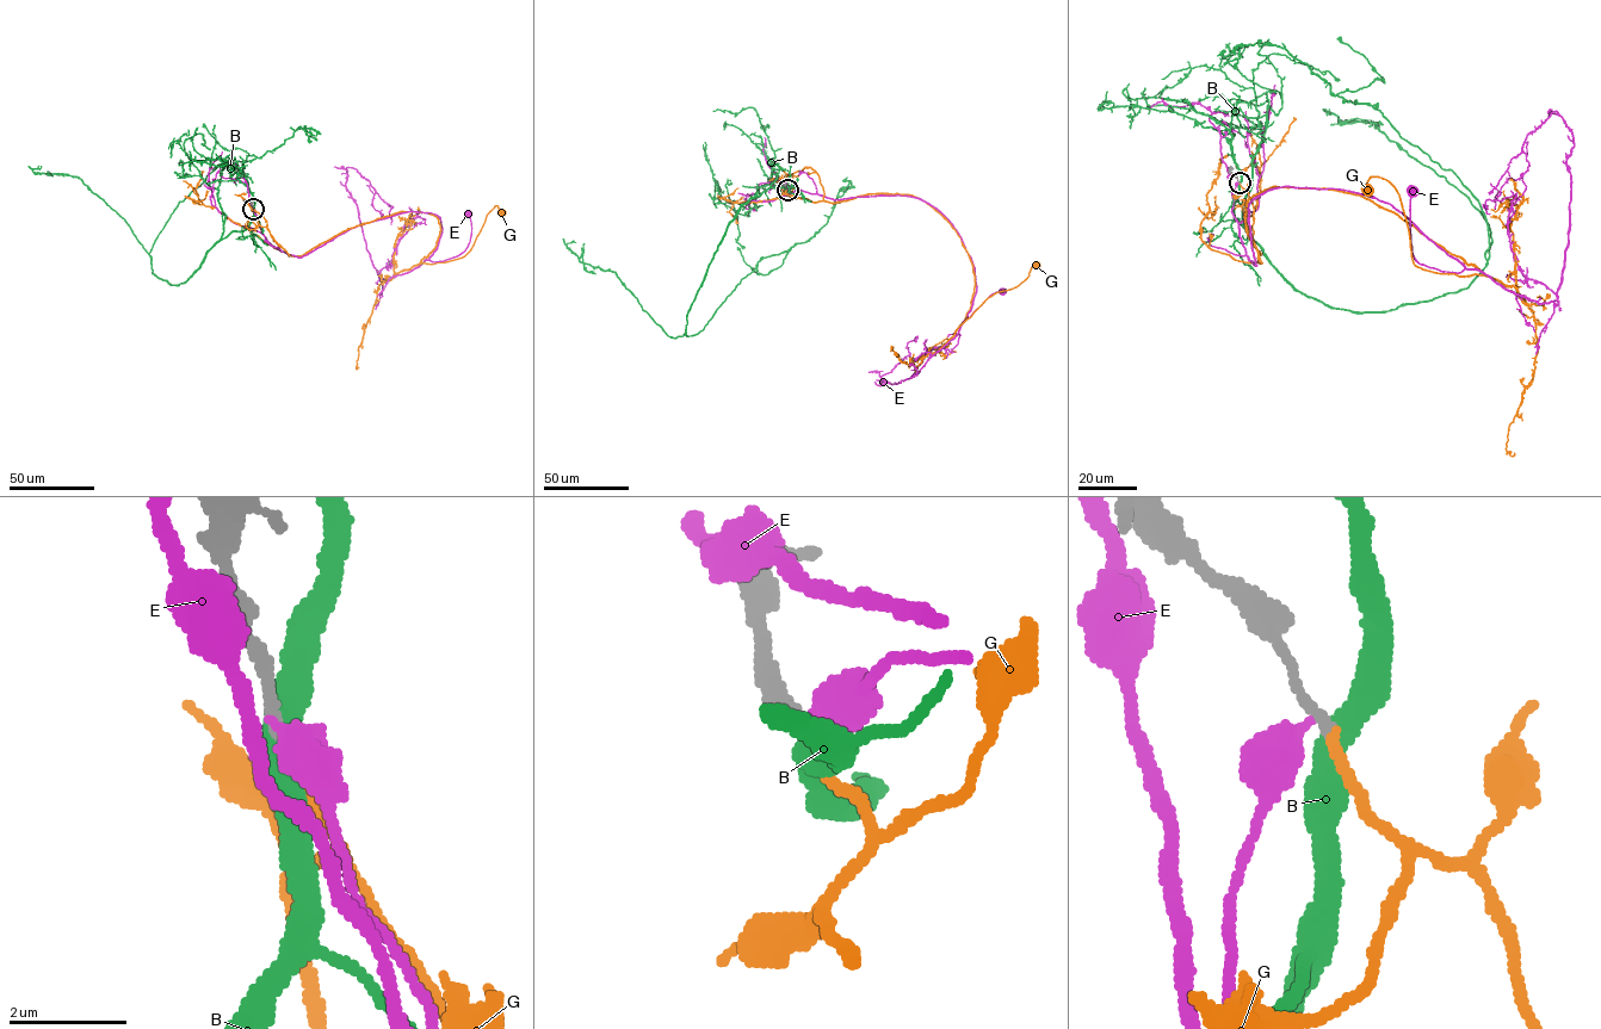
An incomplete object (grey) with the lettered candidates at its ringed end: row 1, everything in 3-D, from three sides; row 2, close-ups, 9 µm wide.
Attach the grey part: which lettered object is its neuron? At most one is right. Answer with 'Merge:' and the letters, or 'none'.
Merge: G

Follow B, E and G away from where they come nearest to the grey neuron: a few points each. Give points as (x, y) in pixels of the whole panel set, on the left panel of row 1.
B: (253, 209), (184, 283), (153, 273), (156, 237), (208, 174), (309, 131)
E: (253, 209), (267, 240), (301, 258), (371, 222), (431, 212), (443, 233), (433, 261), (468, 246), (469, 214)
G: (253, 209), (291, 255), (427, 212), (439, 235), (421, 262), (436, 264), (464, 256), (502, 212)

